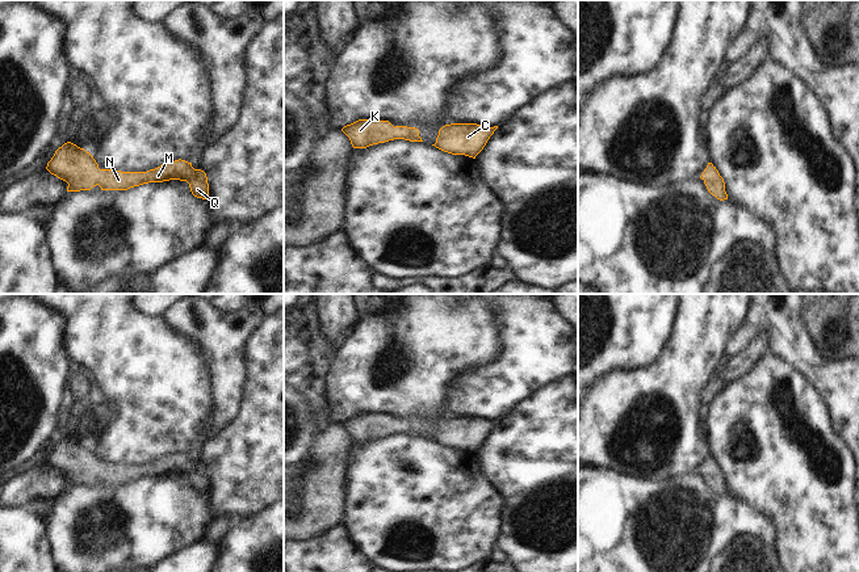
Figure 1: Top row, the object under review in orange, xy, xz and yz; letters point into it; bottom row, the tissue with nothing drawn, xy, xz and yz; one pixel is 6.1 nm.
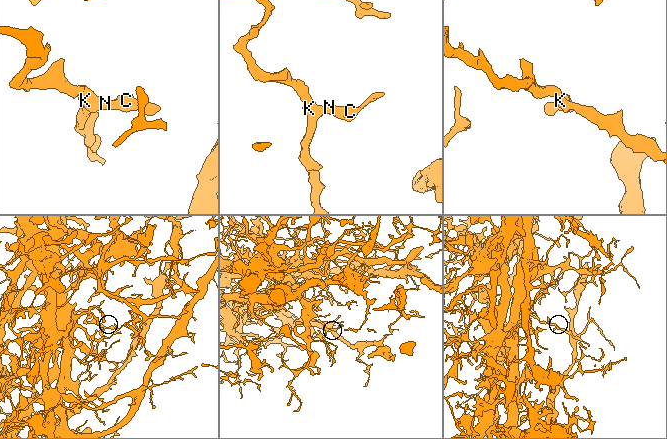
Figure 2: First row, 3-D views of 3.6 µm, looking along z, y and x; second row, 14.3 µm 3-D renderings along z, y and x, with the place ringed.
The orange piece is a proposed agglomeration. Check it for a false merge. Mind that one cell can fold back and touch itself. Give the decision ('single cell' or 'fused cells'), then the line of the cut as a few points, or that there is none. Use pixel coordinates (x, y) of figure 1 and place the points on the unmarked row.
single cell; cut none

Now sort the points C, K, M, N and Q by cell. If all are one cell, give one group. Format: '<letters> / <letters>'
C K M N Q

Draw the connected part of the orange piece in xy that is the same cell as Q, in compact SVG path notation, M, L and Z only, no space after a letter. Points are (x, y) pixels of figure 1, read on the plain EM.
M67 436L55 445L46 463L68 478L67 485L91 484L96 479L101 484L127 484L148 476L180 474L189 478L194 491L206 493L209 489L206 467L181 453L147 466L100 463L89 446Z

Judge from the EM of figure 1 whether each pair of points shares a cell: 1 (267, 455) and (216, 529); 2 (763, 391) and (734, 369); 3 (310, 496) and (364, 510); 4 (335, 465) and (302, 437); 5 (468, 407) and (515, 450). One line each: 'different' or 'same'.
1: different
2: different
3: different
4: different
5: different

